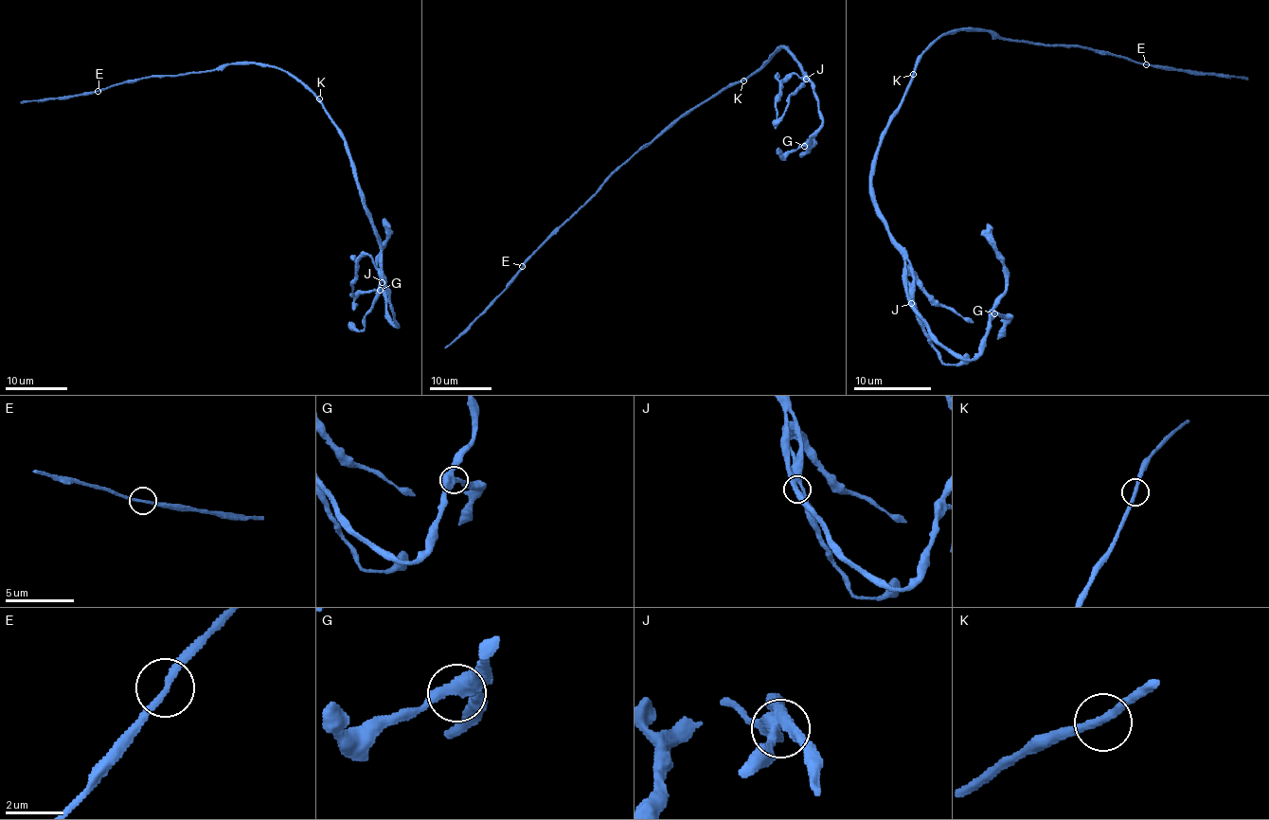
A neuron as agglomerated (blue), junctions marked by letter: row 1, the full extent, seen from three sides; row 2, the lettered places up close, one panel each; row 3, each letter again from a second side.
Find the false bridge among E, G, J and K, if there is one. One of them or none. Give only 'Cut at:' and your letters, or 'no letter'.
Cut at: no letter

